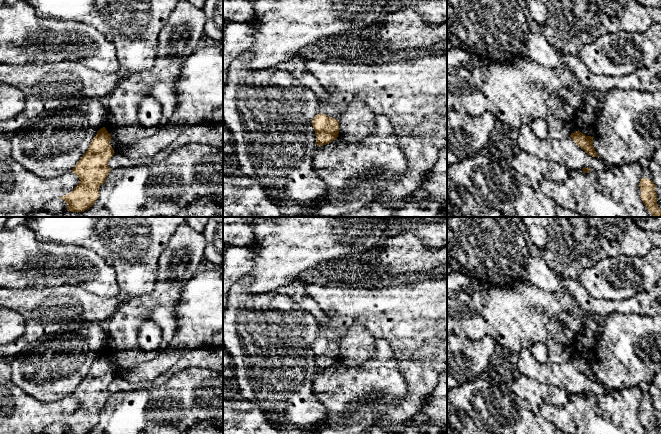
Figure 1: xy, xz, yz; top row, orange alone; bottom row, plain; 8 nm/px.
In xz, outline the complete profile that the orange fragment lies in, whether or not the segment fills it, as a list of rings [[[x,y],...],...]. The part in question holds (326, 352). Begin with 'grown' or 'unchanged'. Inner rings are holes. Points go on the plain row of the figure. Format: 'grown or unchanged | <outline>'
unchanged | [[[325,338],[316,339],[312,344],[312,350],[316,358],[317,370],[329,368],[338,361],[339,345]]]

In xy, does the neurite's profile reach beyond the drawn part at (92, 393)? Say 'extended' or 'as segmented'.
extended

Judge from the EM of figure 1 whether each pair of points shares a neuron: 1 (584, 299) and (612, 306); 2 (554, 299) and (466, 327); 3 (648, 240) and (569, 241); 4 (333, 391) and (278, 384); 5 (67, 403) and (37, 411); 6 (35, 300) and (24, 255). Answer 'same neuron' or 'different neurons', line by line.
1: same neuron
2: same neuron
3: same neuron
4: different neurons
5: same neuron
6: different neurons

